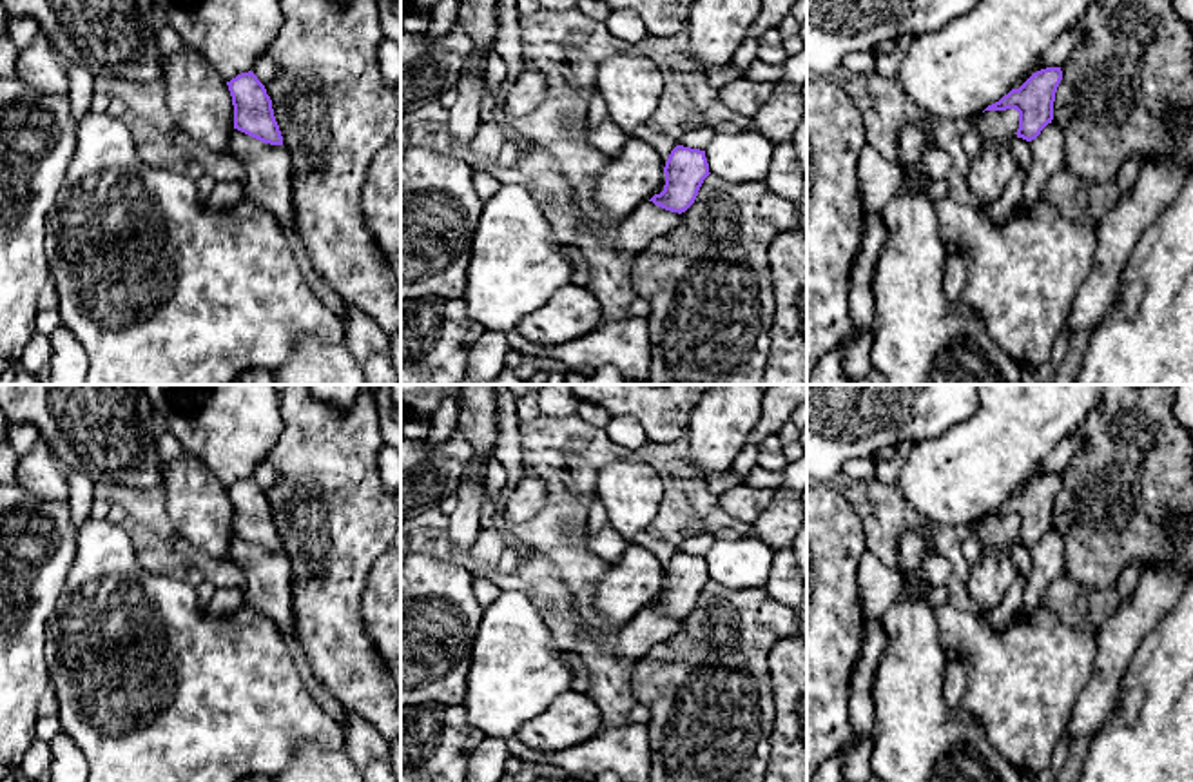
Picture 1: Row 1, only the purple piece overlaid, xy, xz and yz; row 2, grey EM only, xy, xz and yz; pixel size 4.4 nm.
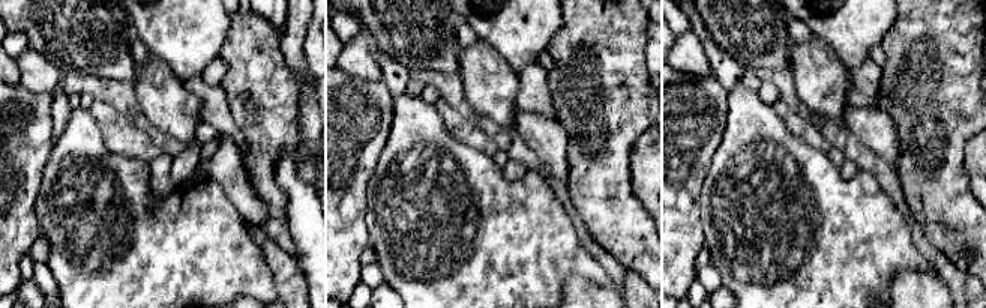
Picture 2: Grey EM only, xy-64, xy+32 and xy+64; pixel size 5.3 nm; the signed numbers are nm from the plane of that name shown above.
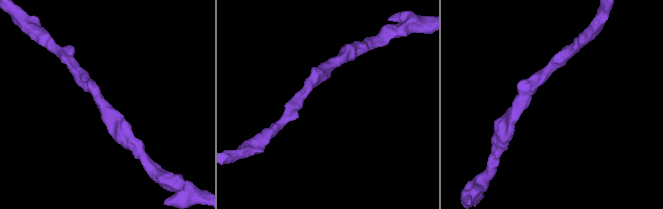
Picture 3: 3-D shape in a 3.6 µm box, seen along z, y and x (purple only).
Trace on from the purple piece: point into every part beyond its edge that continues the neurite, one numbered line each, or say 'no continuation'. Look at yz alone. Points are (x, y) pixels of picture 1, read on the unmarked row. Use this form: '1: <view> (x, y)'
1: yz (1048, 557)

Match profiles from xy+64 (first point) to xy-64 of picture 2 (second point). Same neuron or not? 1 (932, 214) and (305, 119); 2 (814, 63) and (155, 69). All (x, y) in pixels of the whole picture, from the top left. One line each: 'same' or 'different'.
1: different
2: same

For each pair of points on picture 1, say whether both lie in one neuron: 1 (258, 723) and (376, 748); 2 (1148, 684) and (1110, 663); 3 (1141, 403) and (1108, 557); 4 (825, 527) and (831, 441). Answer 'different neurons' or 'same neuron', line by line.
1: different neurons
2: different neurons
3: same neuron
4: different neurons

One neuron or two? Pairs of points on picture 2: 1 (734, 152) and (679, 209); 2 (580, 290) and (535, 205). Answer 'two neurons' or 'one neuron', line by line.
1: two neurons
2: two neurons

